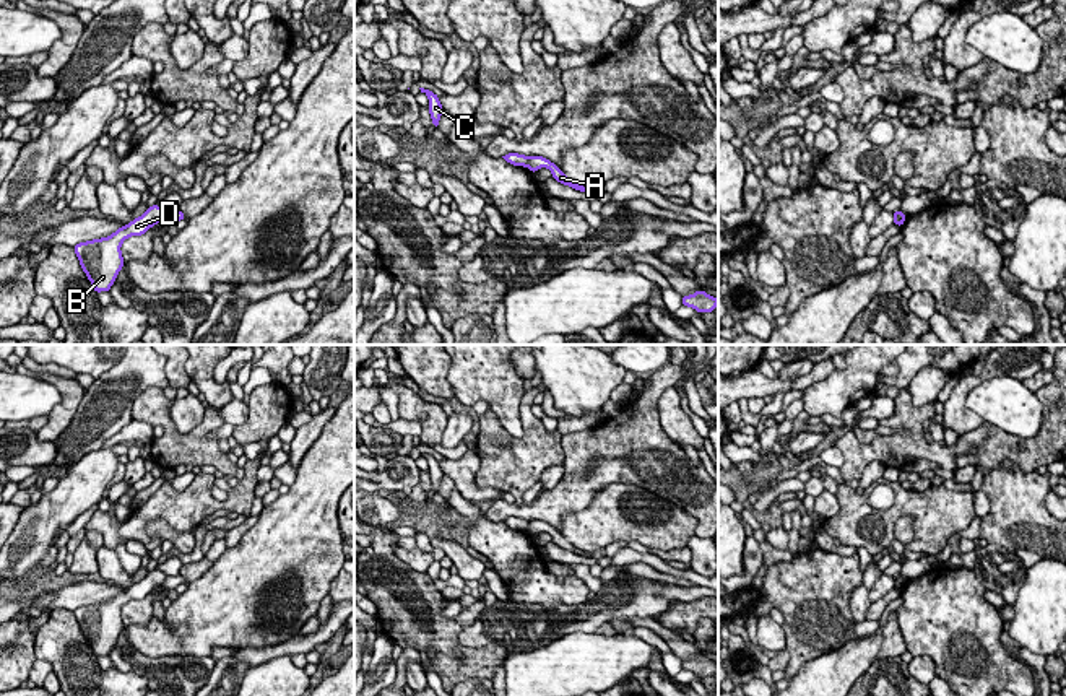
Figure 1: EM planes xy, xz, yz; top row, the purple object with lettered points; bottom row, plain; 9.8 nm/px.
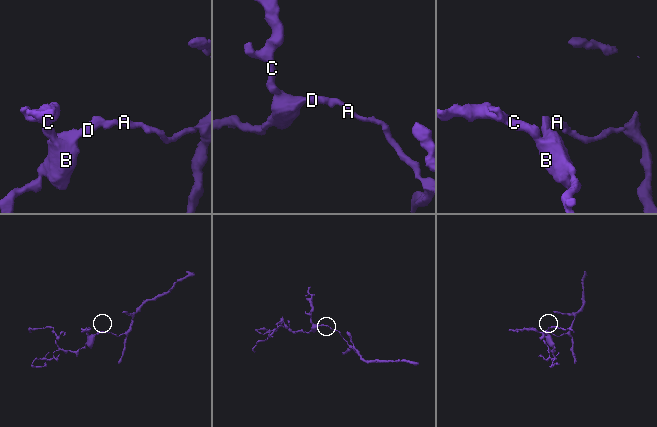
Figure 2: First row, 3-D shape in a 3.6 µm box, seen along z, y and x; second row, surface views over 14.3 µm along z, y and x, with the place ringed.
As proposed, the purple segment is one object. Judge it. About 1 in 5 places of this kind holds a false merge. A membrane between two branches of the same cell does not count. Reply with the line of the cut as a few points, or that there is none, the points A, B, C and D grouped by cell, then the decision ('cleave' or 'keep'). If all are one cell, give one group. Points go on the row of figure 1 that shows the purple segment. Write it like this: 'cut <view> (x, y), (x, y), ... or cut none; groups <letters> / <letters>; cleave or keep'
cut xy (166, 212), (160, 221); groups A / B C D; cleave

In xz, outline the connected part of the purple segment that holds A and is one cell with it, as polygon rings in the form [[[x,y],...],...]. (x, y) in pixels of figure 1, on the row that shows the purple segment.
[[[530,156],[528,159],[528,169],[531,172],[536,172],[540,167],[548,167],[551,172],[552,172],[552,179],[556,179],[557,182],[564,184],[564,185],[569,185],[575,190],[580,190],[580,192],[587,192],[590,194],[590,187],[583,187],[583,185],[578,185],[575,184],[572,179],[569,179],[562,171],[561,167],[557,167],[554,163],[551,163],[549,159],[543,158],[543,156]]]

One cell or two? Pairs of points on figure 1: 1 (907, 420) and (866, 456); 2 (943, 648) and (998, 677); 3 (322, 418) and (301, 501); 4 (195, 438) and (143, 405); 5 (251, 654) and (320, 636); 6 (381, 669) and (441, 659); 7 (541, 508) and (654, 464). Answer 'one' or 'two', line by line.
1: one
2: one
3: two
4: one
5: one
6: two
7: one

